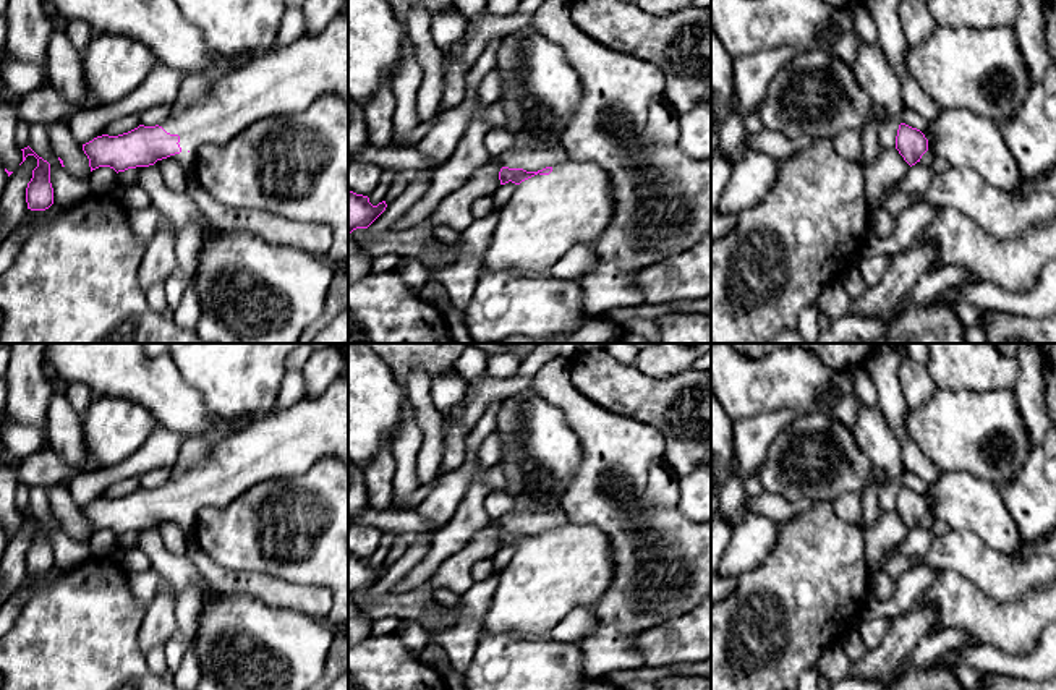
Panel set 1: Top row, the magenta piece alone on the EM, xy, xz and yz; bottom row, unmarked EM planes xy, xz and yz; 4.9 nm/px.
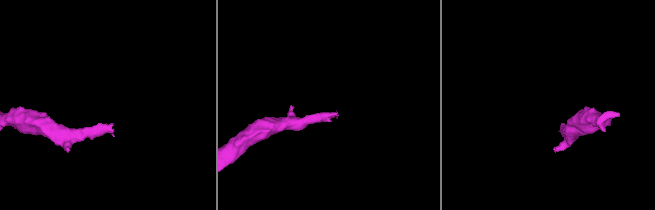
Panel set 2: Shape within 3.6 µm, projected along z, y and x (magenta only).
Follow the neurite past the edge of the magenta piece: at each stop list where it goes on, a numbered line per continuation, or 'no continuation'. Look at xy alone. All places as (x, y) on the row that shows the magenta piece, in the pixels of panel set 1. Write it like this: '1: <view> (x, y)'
1: xy (287, 80)

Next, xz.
1: xz (548, 214)

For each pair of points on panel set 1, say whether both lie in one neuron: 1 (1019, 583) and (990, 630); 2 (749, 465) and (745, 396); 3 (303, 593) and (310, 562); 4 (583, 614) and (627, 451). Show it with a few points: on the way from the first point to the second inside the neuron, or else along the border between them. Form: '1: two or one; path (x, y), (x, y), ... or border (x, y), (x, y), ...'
1: two; border (974, 585), (1001, 601), (1013, 601), (1038, 587)
2: two; border (784, 407), (774, 412), (742, 417), (732, 423)
3: two; border (268, 574), (295, 583), (321, 585), (331, 593)
4: two; border (591, 606), (595, 626), (577, 642)

